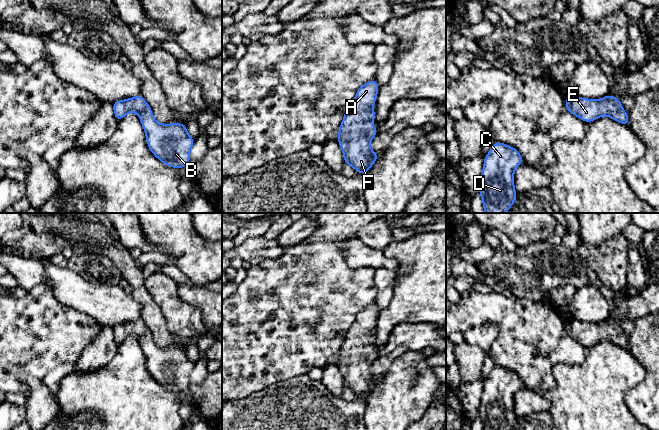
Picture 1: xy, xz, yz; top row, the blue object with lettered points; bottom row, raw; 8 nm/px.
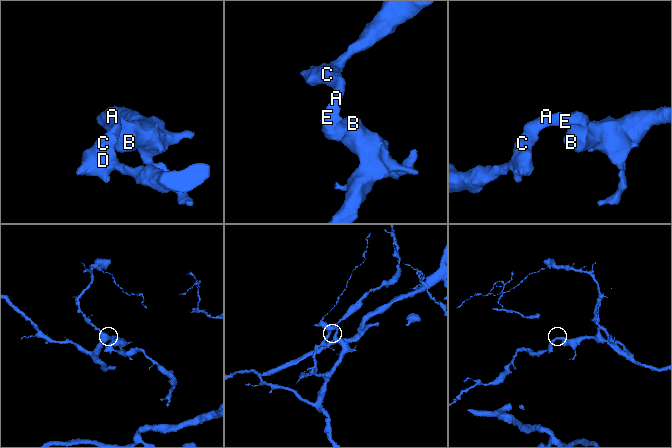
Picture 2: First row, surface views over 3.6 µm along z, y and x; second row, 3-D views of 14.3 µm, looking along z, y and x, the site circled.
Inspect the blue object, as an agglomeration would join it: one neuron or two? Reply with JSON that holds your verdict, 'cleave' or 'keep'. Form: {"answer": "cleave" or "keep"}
{"answer": "keep"}

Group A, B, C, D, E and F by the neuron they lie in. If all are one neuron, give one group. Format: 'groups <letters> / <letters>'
groups A B C D E F

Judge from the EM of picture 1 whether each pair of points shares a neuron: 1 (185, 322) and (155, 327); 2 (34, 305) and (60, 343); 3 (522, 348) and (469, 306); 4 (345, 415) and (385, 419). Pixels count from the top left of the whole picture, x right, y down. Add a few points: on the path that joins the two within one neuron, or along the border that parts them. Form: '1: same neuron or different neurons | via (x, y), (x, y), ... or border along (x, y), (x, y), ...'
1: different neurons | border along (157, 303), (165, 318), (167, 328), (184, 340)
2: same neuron | via (39, 314), (39, 322), (51, 334)
3: same neuron | via (519, 331), (497, 309), (486, 308)
4: different neurons | border along (362, 399), (365, 404), (364, 419)

